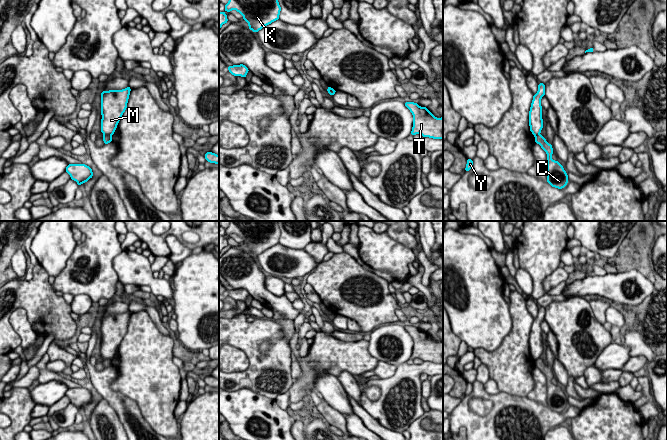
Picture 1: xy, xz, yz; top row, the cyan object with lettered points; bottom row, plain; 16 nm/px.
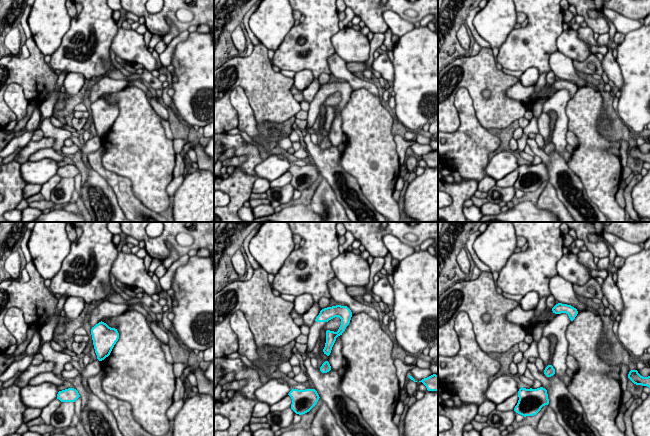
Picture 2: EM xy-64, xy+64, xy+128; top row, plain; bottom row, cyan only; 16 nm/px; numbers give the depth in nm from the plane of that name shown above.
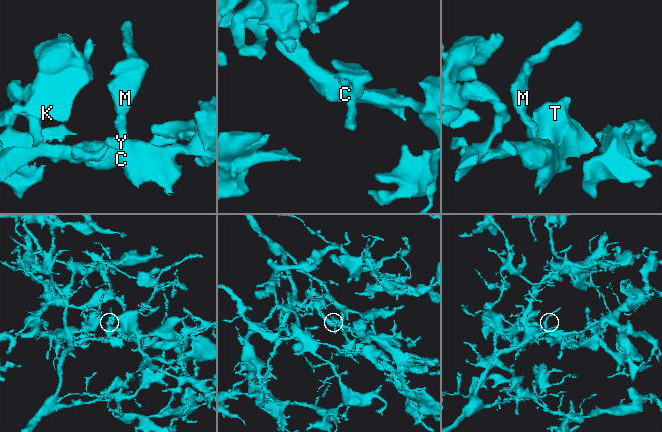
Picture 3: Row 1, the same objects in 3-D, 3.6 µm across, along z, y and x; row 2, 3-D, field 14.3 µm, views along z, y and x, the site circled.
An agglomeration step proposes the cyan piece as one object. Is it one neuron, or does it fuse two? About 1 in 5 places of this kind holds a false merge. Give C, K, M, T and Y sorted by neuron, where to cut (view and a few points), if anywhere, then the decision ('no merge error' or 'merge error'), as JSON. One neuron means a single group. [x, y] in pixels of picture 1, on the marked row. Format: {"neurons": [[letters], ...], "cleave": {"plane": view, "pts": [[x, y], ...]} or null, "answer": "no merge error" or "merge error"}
{"neurons": [["C", "K", "T", "Y"], ["M"]], "cleave": {"plane": "xy", "pts": [[111, 135], [104, 136]]}, "answer": "merge error"}

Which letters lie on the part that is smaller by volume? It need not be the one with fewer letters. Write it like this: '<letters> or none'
M

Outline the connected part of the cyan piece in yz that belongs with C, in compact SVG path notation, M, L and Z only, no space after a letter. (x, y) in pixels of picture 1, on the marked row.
M542 135L535 136L535 143L539 144L547 154L547 182L555 188L562 189L568 183L568 175L563 166L552 159L554 153L552 145Z

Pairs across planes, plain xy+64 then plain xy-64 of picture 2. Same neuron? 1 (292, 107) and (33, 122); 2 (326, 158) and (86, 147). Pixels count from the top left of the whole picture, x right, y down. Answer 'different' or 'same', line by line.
1: different
2: different

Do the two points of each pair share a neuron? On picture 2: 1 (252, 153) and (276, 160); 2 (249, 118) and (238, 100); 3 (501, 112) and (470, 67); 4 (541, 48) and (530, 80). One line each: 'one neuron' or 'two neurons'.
1: two neurons
2: one neuron
3: one neuron
4: two neurons

